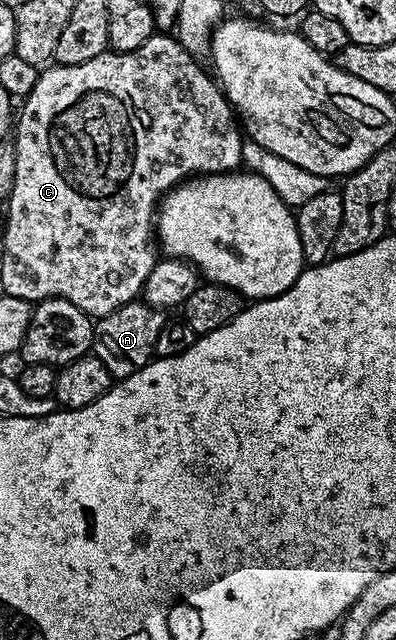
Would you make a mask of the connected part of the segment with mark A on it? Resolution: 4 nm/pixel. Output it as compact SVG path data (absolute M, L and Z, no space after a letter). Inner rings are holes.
M137 300L122 304L112 314L95 321L92 342L93 355L108 366L113 379L126 379L150 363L155 355L155 344L166 323L165 313Z

